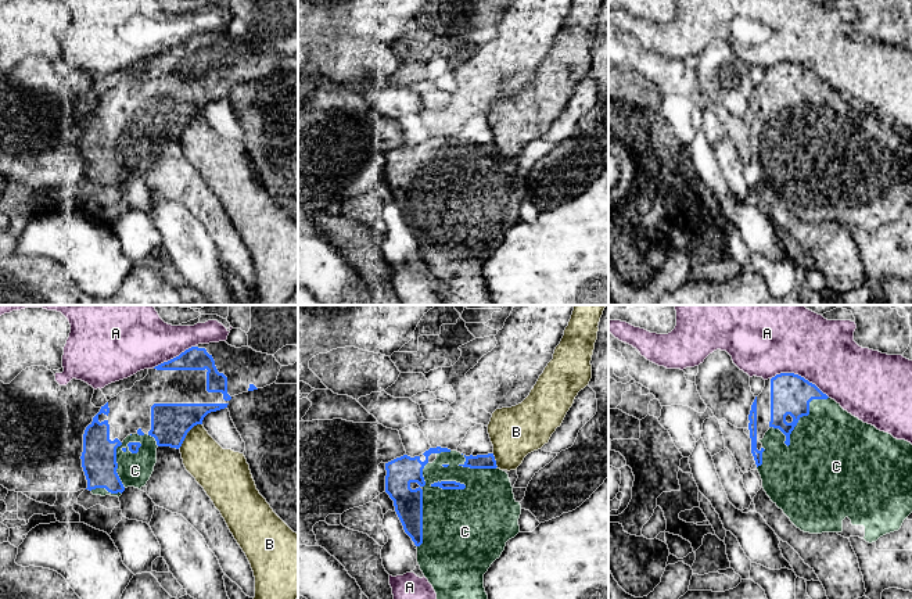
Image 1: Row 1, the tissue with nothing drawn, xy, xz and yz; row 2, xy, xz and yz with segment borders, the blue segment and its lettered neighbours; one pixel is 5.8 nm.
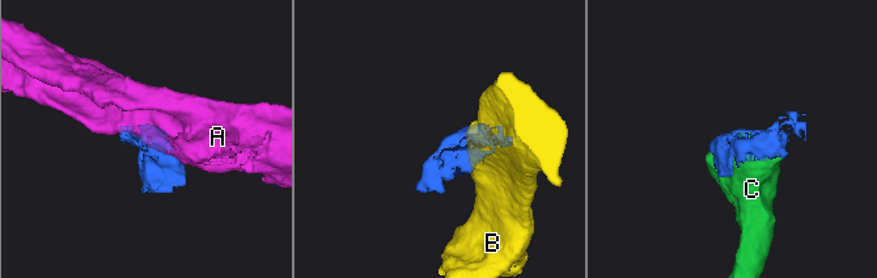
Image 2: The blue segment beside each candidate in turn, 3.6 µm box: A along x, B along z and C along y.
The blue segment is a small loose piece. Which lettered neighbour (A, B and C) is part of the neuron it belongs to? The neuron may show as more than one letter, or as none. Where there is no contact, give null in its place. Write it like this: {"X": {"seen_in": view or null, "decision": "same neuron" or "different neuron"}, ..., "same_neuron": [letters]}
{"A": {"seen_in": "yz", "decision": "different neuron"}, "B": {"seen_in": "xy", "decision": "different neuron"}, "C": {"seen_in": "xy", "decision": "same neuron"}, "same_neuron": ["C"]}

